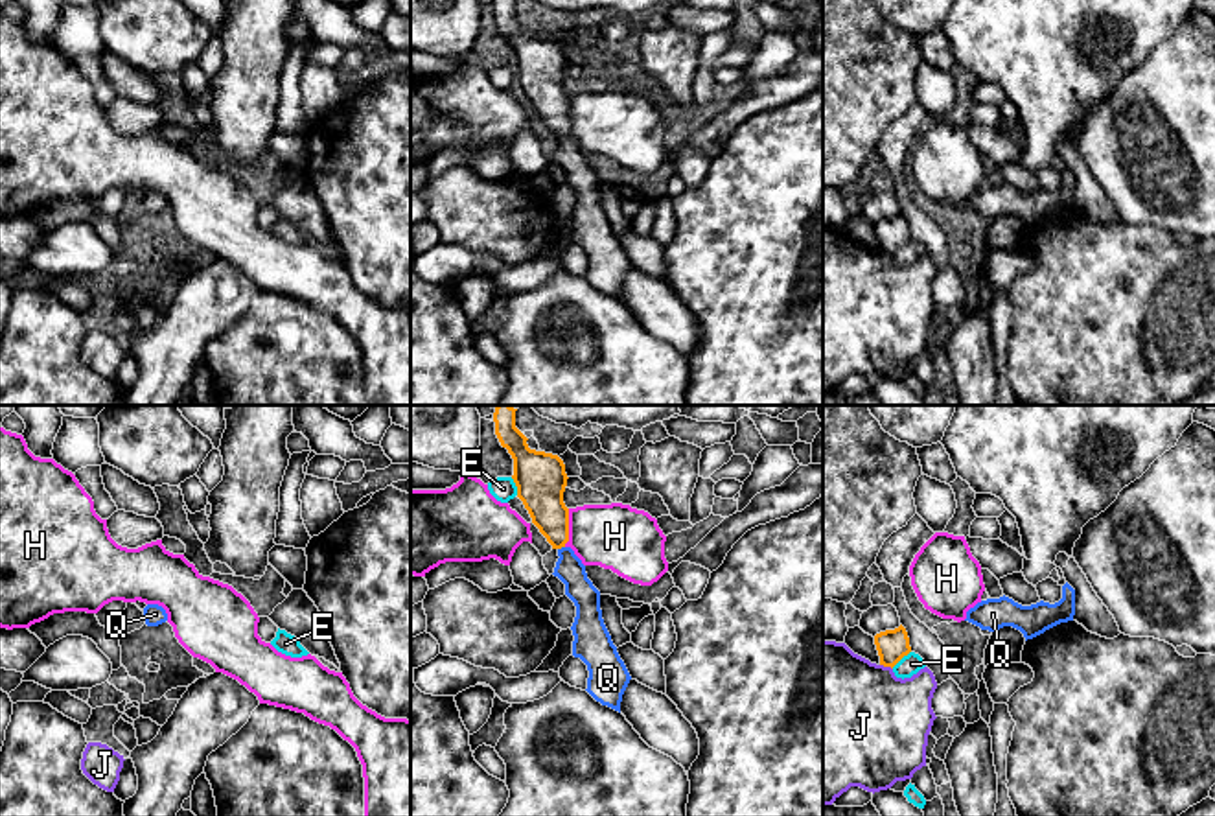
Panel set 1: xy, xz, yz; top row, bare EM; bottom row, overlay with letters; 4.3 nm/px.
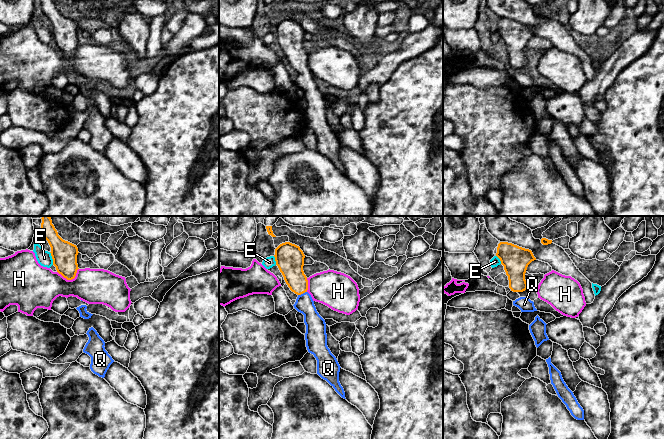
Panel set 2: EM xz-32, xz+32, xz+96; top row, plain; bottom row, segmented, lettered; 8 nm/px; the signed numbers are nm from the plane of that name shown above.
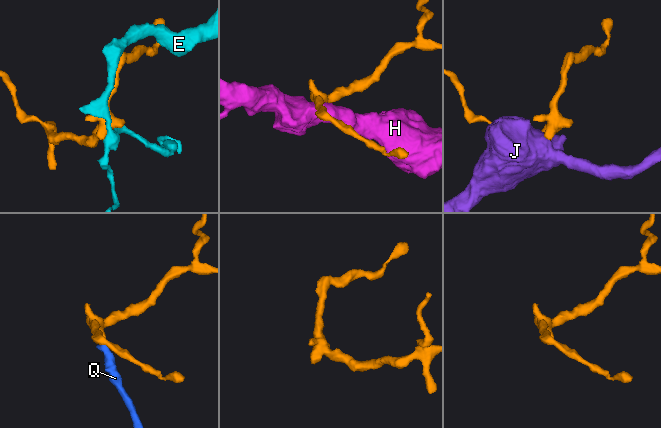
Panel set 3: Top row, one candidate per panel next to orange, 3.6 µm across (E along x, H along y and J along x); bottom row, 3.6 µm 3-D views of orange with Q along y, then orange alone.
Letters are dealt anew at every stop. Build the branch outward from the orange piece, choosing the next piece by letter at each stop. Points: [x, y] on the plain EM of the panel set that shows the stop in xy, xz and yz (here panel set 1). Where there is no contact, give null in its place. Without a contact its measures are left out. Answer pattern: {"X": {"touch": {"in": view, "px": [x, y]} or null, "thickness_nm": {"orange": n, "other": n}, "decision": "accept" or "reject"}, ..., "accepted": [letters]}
{"E": {"touch": {"in": "yz", "px": [901, 245]}, "thickness_nm": {"orange": 140, "other": 90}, "decision": "reject"}, "H": {"touch": {"in": "xz", "px": [567, 115]}, "thickness_nm": {"orange": 220, "other": 300}, "decision": "reject"}, "J": {"touch": {"in": "yz", "px": [886, 253]}, "thickness_nm": {"orange": 140, "other": 480}, "decision": "reject"}, "Q": {"touch": {"in": "xz", "px": [560, 135]}, "thickness_nm": {"orange": 190, "other": 120}, "decision": "accept"}, "accepted": ["Q"]}

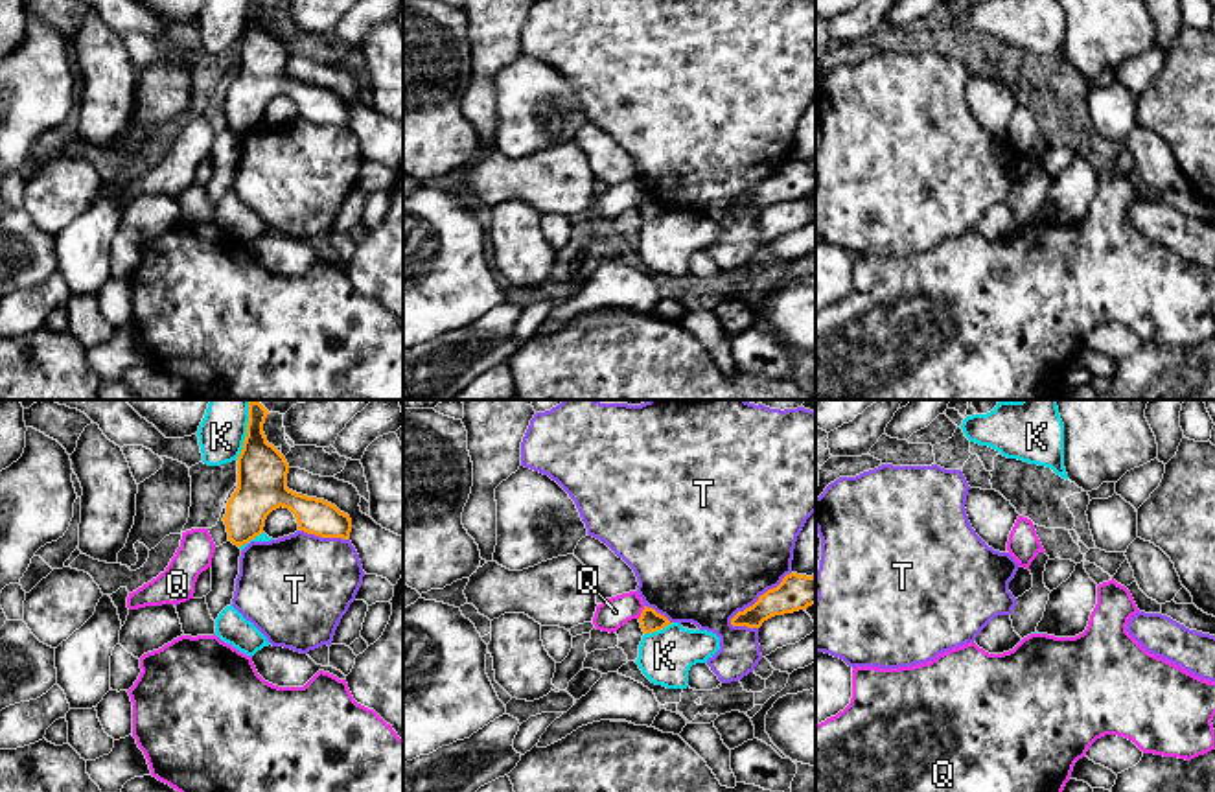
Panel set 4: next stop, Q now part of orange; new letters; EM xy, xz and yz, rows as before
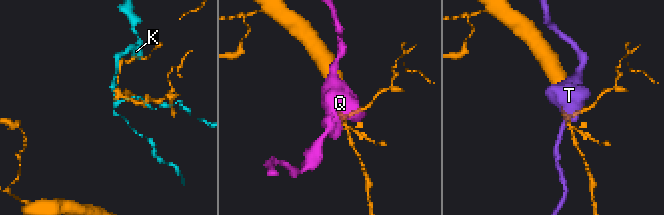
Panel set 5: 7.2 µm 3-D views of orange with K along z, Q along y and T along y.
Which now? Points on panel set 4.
{"K": {"touch": {"in": "xy", "px": [245, 24]}, "thickness_nm": {"orange": 220, "other": 200}, "decision": "reject"}, "Q": {"touch": {"in": "xz", "px": [643, 199]}, "thickness_nm": {"orange": 100, "other": 140}, "decision": "reject"}, "T": {"touch": {"in": "xz", "px": [759, 185]}, "thickness_nm": {"orange": 160, "other": 500}, "decision": "reject"}, "accepted": []}

